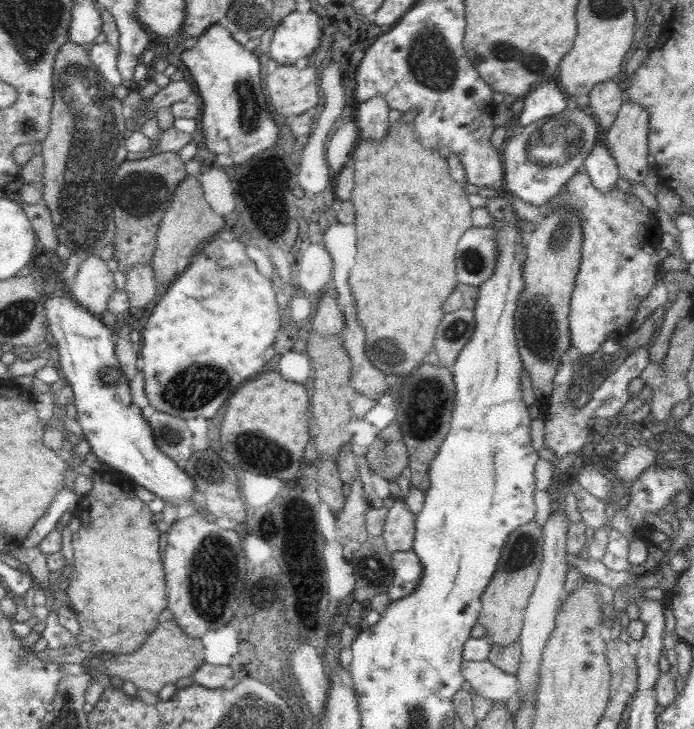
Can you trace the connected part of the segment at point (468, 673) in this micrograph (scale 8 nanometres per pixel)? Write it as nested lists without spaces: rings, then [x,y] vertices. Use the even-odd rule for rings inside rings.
[[[462,660],[462,675],[468,680],[474,694],[490,699],[494,703],[507,702],[520,690],[516,675],[496,668],[488,660]]]

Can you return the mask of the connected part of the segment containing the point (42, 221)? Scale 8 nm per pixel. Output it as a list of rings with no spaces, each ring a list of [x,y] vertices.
[[[8,192],[7,195],[18,202],[24,209],[37,238],[40,240],[40,244],[42,244],[42,248],[52,253],[56,252],[59,243],[58,237],[56,236],[56,231],[54,231],[54,221],[52,221],[46,204],[43,202],[34,205],[26,204],[24,200],[19,198],[18,194],[10,194]]]

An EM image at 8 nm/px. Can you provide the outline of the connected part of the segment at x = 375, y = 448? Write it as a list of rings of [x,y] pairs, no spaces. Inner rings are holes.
[[[398,424],[383,429],[366,454],[368,466],[384,480],[395,480],[408,467],[409,456]]]

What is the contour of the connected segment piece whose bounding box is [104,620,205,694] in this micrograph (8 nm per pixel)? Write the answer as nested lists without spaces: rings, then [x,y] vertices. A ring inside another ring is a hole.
[[[168,620],[158,624],[138,650],[105,660],[104,670],[109,676],[132,682],[137,689],[158,694],[166,684],[175,684],[180,678],[192,676],[204,664],[203,648],[201,639],[186,636],[175,620]]]

